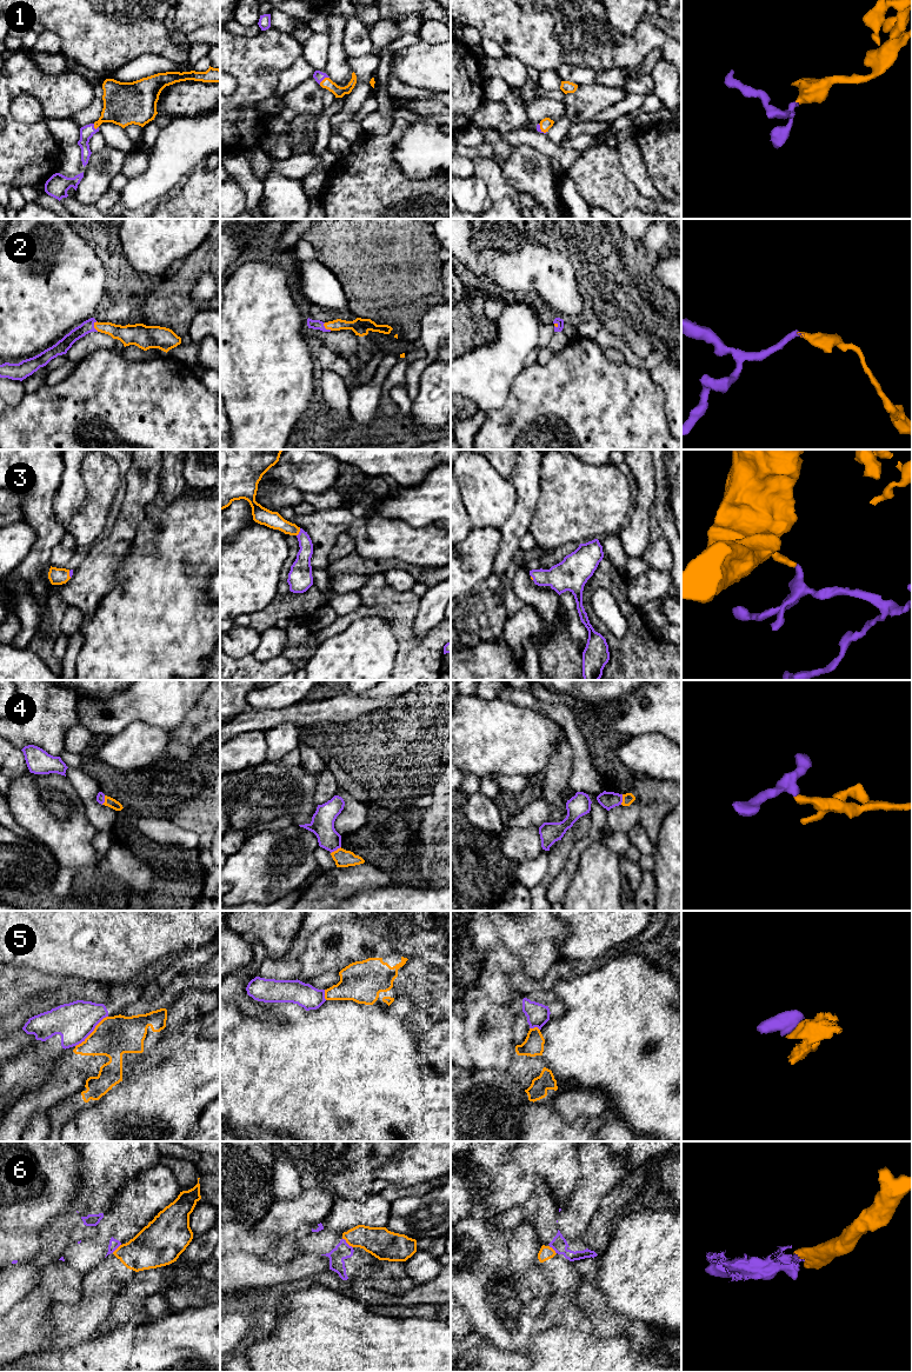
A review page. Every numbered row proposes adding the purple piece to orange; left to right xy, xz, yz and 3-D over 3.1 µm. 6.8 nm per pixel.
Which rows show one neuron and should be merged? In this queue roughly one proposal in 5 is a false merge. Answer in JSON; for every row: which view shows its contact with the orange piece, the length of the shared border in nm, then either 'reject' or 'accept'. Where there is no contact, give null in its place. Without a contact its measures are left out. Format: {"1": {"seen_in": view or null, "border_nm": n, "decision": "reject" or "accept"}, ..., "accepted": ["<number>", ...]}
{"1": {"seen_in": "xz", "border_nm": 90, "decision": "accept"}, "2": {"seen_in": "xy", "border_nm": 80, "decision": "accept"}, "3": {"seen_in": "xz", "border_nm": 60, "decision": "accept"}, "4": {"seen_in": "xz", "border_nm": 90, "decision": "accept"}, "5": {"seen_in": "xy", "border_nm": 300, "decision": "reject"}, "6": {"seen_in": "xz", "border_nm": 100, "decision": "reject"}, "accepted": ["1", "2", "3", "4"]}

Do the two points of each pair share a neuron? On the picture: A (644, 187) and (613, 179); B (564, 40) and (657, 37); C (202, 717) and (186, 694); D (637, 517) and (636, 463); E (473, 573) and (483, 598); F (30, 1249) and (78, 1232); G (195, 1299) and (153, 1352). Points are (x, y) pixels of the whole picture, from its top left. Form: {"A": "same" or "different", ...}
{"A": "different", "B": "same", "C": "different", "D": "same", "E": "different", "F": "same", "G": "different"}

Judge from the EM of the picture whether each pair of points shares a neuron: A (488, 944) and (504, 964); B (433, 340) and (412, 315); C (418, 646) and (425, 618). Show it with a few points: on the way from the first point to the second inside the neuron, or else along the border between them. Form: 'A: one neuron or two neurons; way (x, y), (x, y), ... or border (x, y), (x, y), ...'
A: one neuron; way (493, 948), (504, 959)
B: two neurons; border (437, 302), (427, 307), (421, 319), (418, 342)
C: two neurons; border (418, 608), (413, 632), (420, 637)

